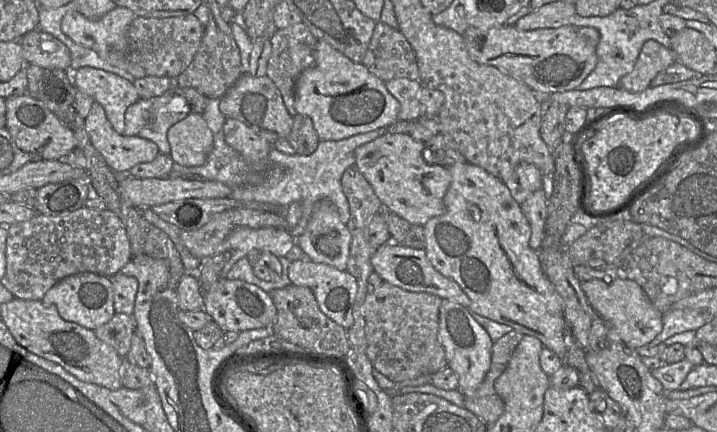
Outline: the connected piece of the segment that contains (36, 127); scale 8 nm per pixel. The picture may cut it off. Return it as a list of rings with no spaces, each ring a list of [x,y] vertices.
[[[29,95],[9,97],[6,103],[6,126],[16,146],[35,159],[64,160],[78,147],[72,130],[63,124],[41,101]]]

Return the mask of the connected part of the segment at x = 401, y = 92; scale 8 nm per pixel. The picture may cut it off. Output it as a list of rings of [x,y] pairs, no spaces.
[[[396,78],[385,81],[387,90],[400,102],[399,120],[416,121],[424,117],[424,108],[419,101],[419,91],[423,86],[419,80],[410,80],[408,78]]]

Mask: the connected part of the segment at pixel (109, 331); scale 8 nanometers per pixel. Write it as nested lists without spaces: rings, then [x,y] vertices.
[[[115,313],[105,324],[94,330],[96,337],[114,348],[125,358],[131,347],[131,340],[136,332],[136,323],[133,315]]]

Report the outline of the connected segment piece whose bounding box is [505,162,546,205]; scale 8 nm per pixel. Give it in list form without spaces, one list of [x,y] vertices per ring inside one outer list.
[[[520,163],[505,182],[511,195],[518,204],[522,204],[533,192],[543,189],[545,176],[532,163]]]

